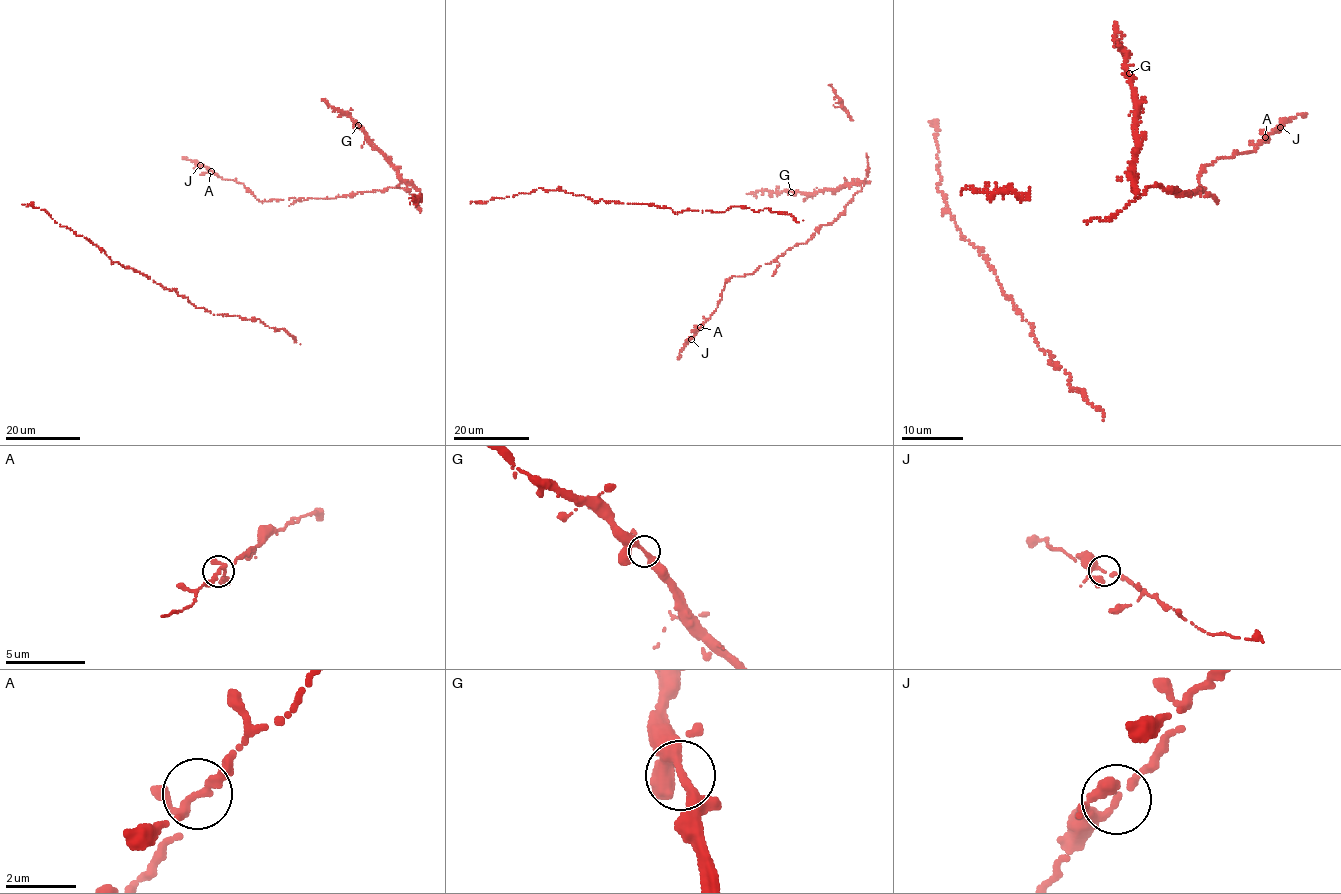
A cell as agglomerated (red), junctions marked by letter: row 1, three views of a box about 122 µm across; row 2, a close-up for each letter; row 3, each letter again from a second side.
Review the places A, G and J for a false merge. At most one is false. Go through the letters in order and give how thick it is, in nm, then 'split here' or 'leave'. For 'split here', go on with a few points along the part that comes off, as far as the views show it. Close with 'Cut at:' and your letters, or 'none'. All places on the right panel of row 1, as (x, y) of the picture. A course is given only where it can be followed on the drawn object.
A: 240 nm | leave
G: 240 nm | leave
J: 220 nm | leave
Cut at: none

